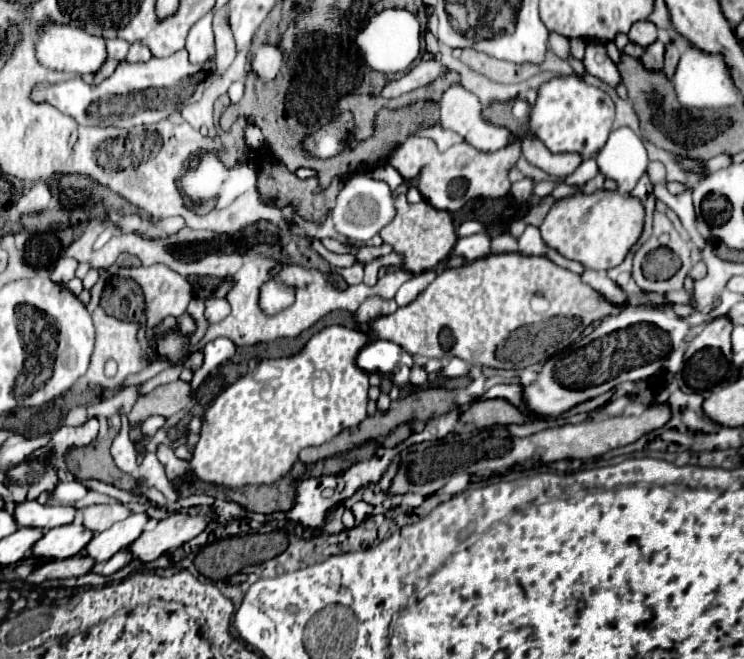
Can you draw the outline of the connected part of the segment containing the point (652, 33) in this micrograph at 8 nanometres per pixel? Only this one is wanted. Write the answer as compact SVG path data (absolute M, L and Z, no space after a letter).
M637 21L631 27L631 31L627 33L627 37L629 37L631 43L647 47L657 39L657 27L653 23L649 23L649 21Z

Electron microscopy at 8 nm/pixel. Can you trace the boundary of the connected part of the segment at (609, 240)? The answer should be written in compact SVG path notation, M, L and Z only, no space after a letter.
M593 191L589 195L575 193L571 197L559 199L541 223L543 241L559 251L567 259L579 261L585 269L607 271L623 263L631 247L643 233L645 211L643 203L633 195L623 195L619 191Z

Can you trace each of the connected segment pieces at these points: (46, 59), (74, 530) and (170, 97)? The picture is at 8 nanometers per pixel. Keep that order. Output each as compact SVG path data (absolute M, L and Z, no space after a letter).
M45 25L39 29L39 39L37 39L37 59L55 71L69 71L69 73L91 73L95 75L103 63L107 61L107 47L103 37L87 35L87 31L79 27L69 27L69 25Z
M75 519L69 525L61 525L45 531L39 543L31 547L31 555L43 559L67 559L81 553L85 545L91 541L91 537L93 533L83 527L81 519Z
M181 49L181 51L177 51L177 53L169 55L169 57L163 57L163 59L153 57L149 63L133 63L133 65L121 63L117 67L117 71L109 79L105 79L101 85L83 83L81 77L73 77L69 81L59 81L59 83L37 83L31 89L31 101L35 101L35 103L51 103L55 109L59 109L65 115L71 115L81 125L99 125L99 127L109 127L109 125L115 125L115 127L149 125L149 123L157 123L157 121L169 117L171 113L175 113L177 109L181 109L185 105L201 101L203 91L205 91L203 81L207 79L209 73L217 73L215 71L215 61L211 59L211 63L205 63L203 69L197 71L197 73L193 73L193 69L195 67L187 59L187 51Z

